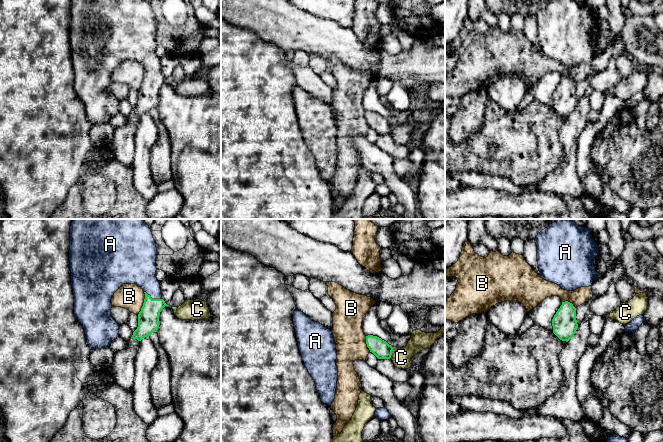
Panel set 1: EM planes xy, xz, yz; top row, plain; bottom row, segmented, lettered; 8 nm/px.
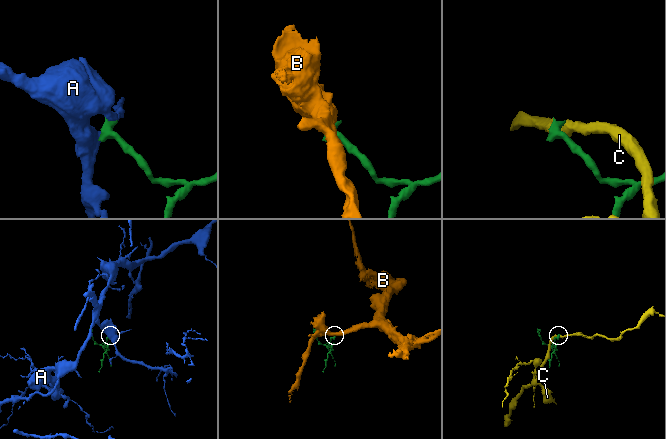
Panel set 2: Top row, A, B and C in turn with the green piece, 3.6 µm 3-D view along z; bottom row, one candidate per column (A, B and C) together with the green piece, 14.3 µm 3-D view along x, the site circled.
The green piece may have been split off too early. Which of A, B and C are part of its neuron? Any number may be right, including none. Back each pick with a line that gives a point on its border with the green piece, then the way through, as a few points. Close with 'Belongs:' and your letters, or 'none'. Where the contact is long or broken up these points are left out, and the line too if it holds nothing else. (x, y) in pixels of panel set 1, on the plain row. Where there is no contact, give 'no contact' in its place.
A: xy (153, 75) | across xy (148, 94), (153, 81), (153, 75), (151, 62), (141, 47)
Belongs: A

